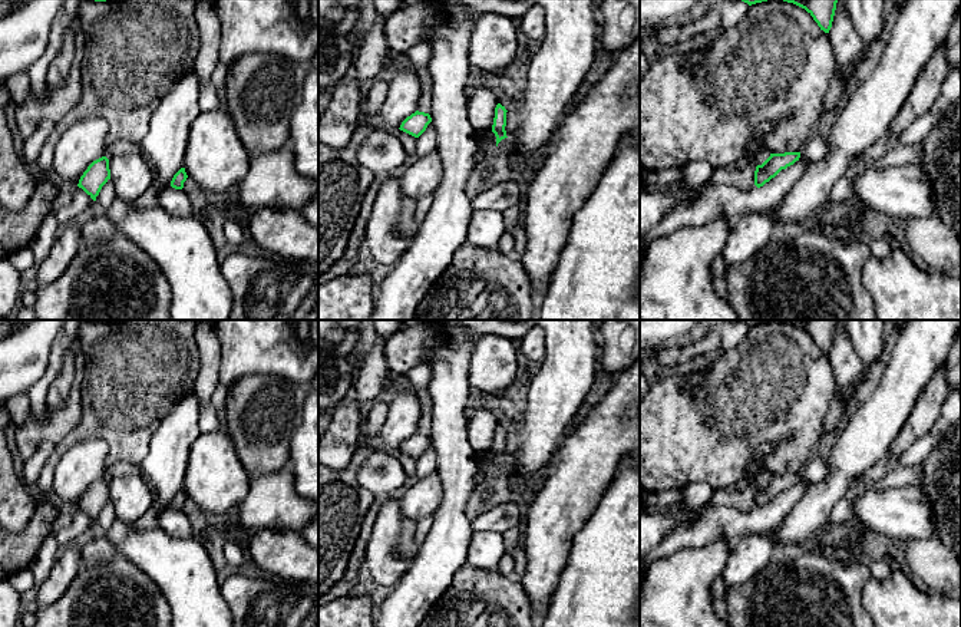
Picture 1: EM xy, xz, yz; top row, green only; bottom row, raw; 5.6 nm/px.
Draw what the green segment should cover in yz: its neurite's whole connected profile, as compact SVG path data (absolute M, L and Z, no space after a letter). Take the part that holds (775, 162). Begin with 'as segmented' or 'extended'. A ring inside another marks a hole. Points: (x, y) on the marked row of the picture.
as segmented | M800 152L770 154L770 156L762 165L756 166L754 185L757 188L763 187L782 169L786 169L787 166L799 161L799 158Z

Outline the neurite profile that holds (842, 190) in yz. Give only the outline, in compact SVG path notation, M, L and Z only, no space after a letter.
M909 145L894 148L884 158L862 158L852 161L843 176L833 185L829 195L829 202L842 202L852 199L853 179L869 168L919 165L921 159L921 145Z

